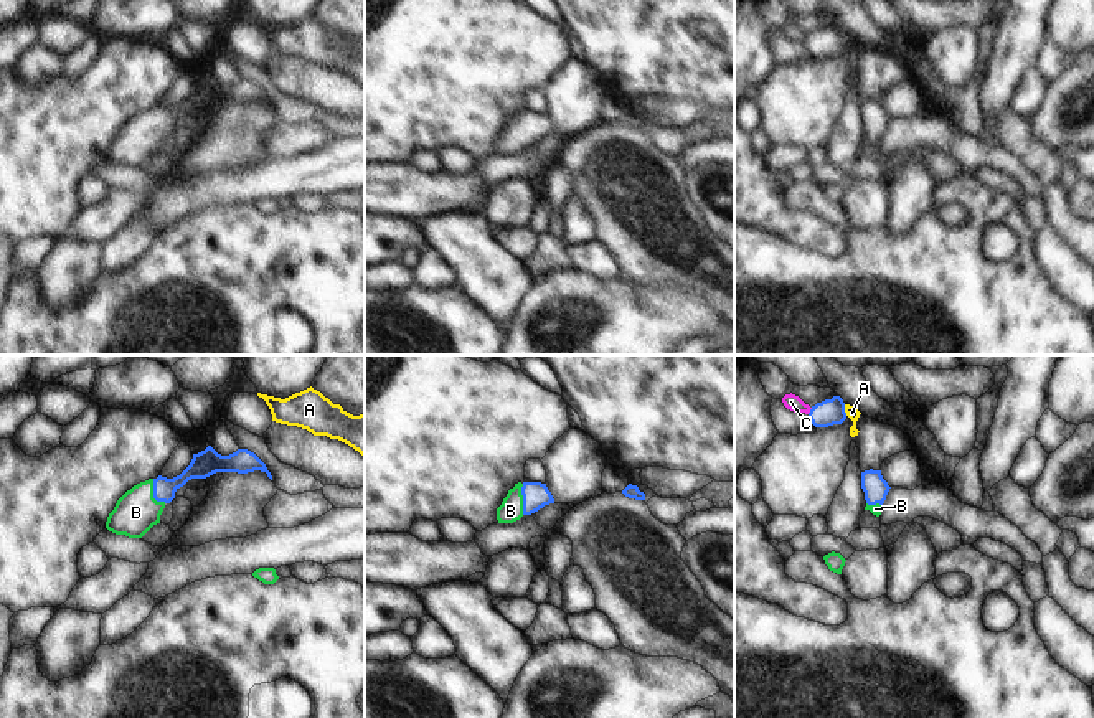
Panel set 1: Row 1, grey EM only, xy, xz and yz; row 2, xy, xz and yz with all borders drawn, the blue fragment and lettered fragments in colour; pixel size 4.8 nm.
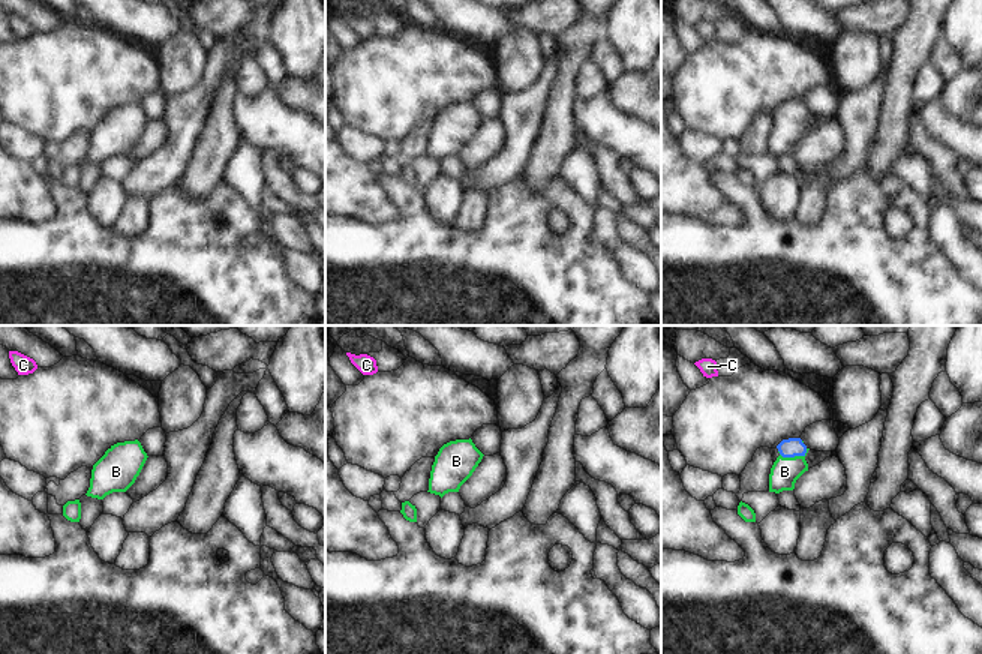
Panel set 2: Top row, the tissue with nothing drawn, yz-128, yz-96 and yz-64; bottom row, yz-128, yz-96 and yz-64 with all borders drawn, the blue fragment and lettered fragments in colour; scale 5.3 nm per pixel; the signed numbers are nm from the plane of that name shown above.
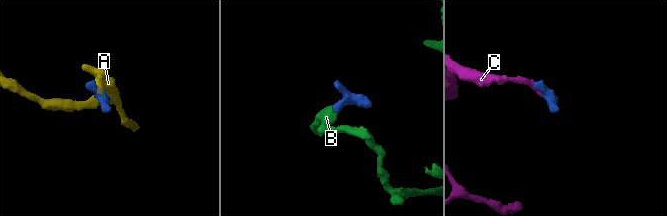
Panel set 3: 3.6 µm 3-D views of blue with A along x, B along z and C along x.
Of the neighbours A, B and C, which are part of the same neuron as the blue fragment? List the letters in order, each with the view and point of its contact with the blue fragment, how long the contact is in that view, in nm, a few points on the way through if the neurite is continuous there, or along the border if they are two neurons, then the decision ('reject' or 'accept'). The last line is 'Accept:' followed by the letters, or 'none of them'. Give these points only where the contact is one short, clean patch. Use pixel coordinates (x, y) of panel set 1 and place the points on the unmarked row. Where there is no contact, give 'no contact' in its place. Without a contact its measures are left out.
A: contact yz (844, 40); length 60 nm; border yz (844, 35), (847, 45); reject
B: contact xy (154, 124); length 140 nm; way xy (164, 119), (154, 124), (136, 142); accept
C: contact yz (811, 42); length 40 nm; border yz (812, 38), (807, 43); reject
Accept: B

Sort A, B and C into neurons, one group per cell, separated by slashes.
A / B / C

